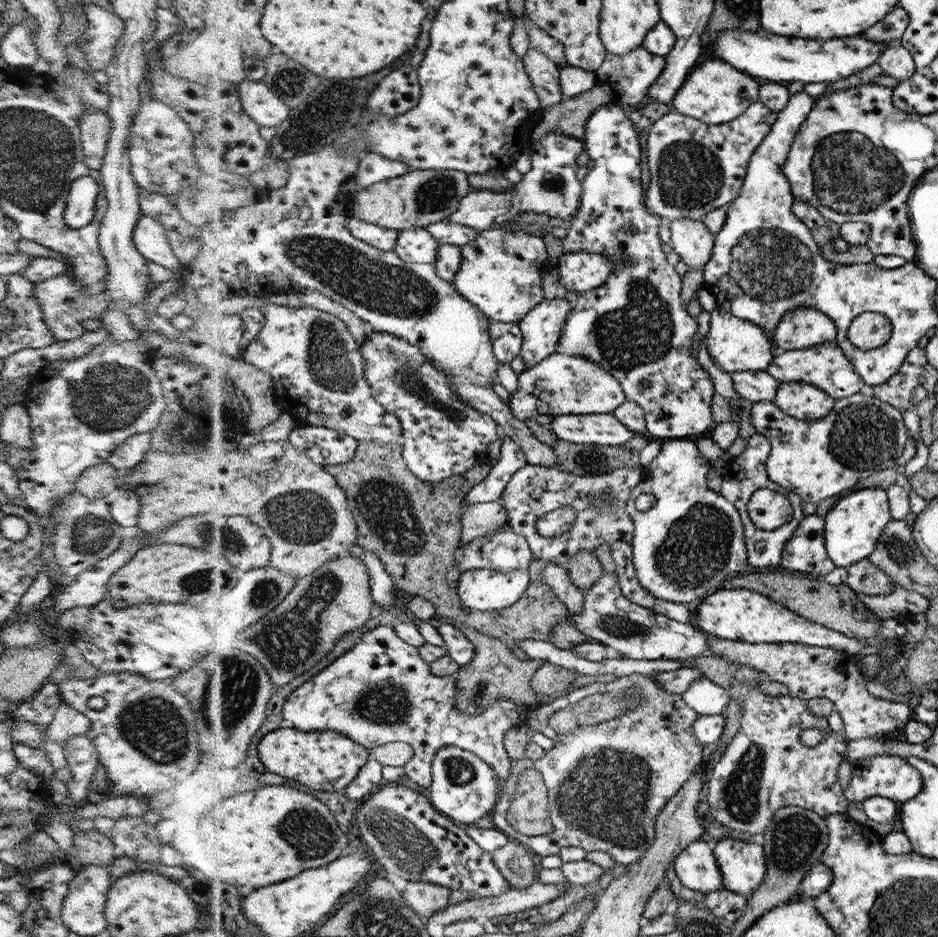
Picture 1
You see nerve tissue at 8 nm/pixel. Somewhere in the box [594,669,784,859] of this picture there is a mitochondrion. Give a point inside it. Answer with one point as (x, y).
(740, 793)

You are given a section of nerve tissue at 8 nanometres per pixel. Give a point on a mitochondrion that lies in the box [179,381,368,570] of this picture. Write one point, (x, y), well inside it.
(302, 517)

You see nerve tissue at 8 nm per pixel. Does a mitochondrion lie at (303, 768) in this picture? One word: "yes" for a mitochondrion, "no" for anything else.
no

